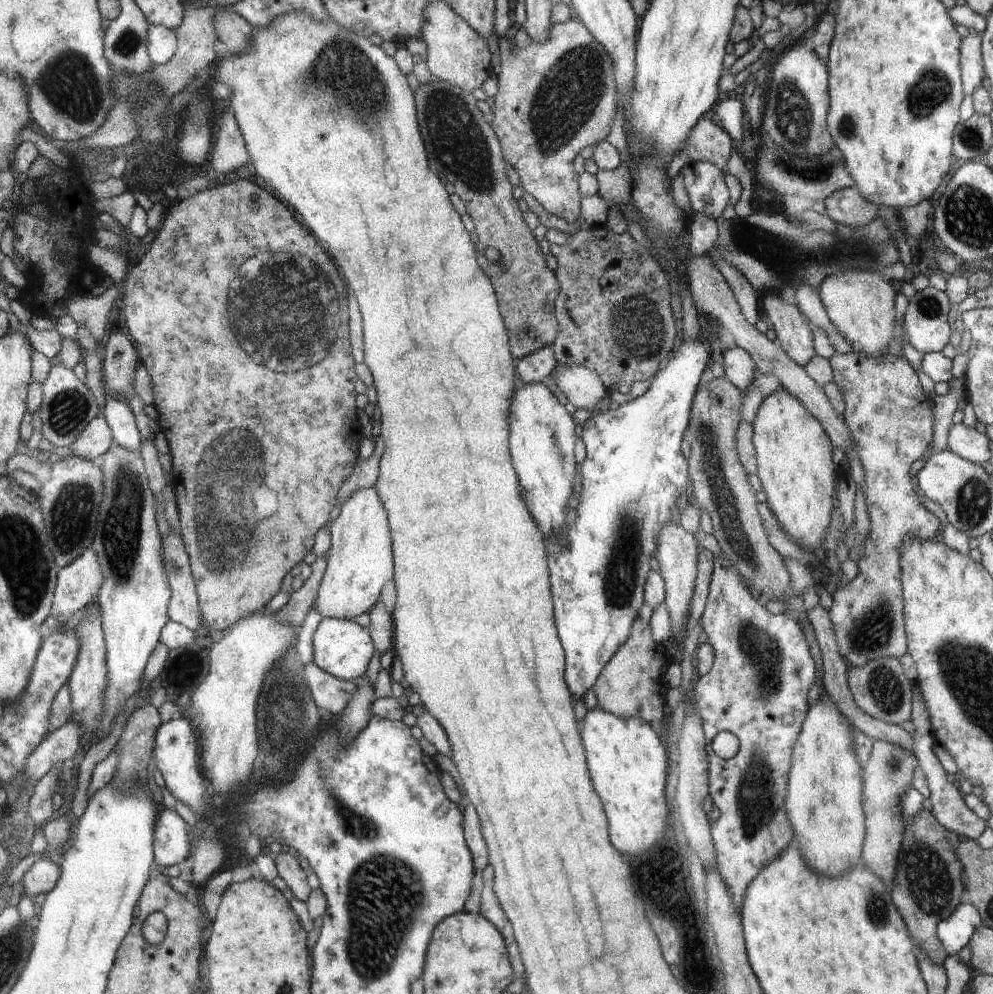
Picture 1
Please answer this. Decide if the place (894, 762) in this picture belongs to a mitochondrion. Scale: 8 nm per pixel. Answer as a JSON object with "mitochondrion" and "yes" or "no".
{"mitochondrion":"yes"}

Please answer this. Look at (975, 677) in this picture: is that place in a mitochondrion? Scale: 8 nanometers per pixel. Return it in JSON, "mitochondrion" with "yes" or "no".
{"mitochondrion":"yes"}

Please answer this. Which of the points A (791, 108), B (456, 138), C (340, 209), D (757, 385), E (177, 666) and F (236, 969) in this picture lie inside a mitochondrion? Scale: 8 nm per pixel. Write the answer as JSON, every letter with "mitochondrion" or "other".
{"A":"mitochondrion","B":"mitochondrion","C":"other","D":"other","E":"other","F":"other"}

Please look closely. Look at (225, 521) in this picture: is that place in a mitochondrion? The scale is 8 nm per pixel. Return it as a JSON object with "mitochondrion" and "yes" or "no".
{"mitochondrion":"yes"}

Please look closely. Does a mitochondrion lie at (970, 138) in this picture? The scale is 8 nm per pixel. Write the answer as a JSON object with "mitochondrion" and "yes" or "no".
{"mitochondrion":"yes"}

